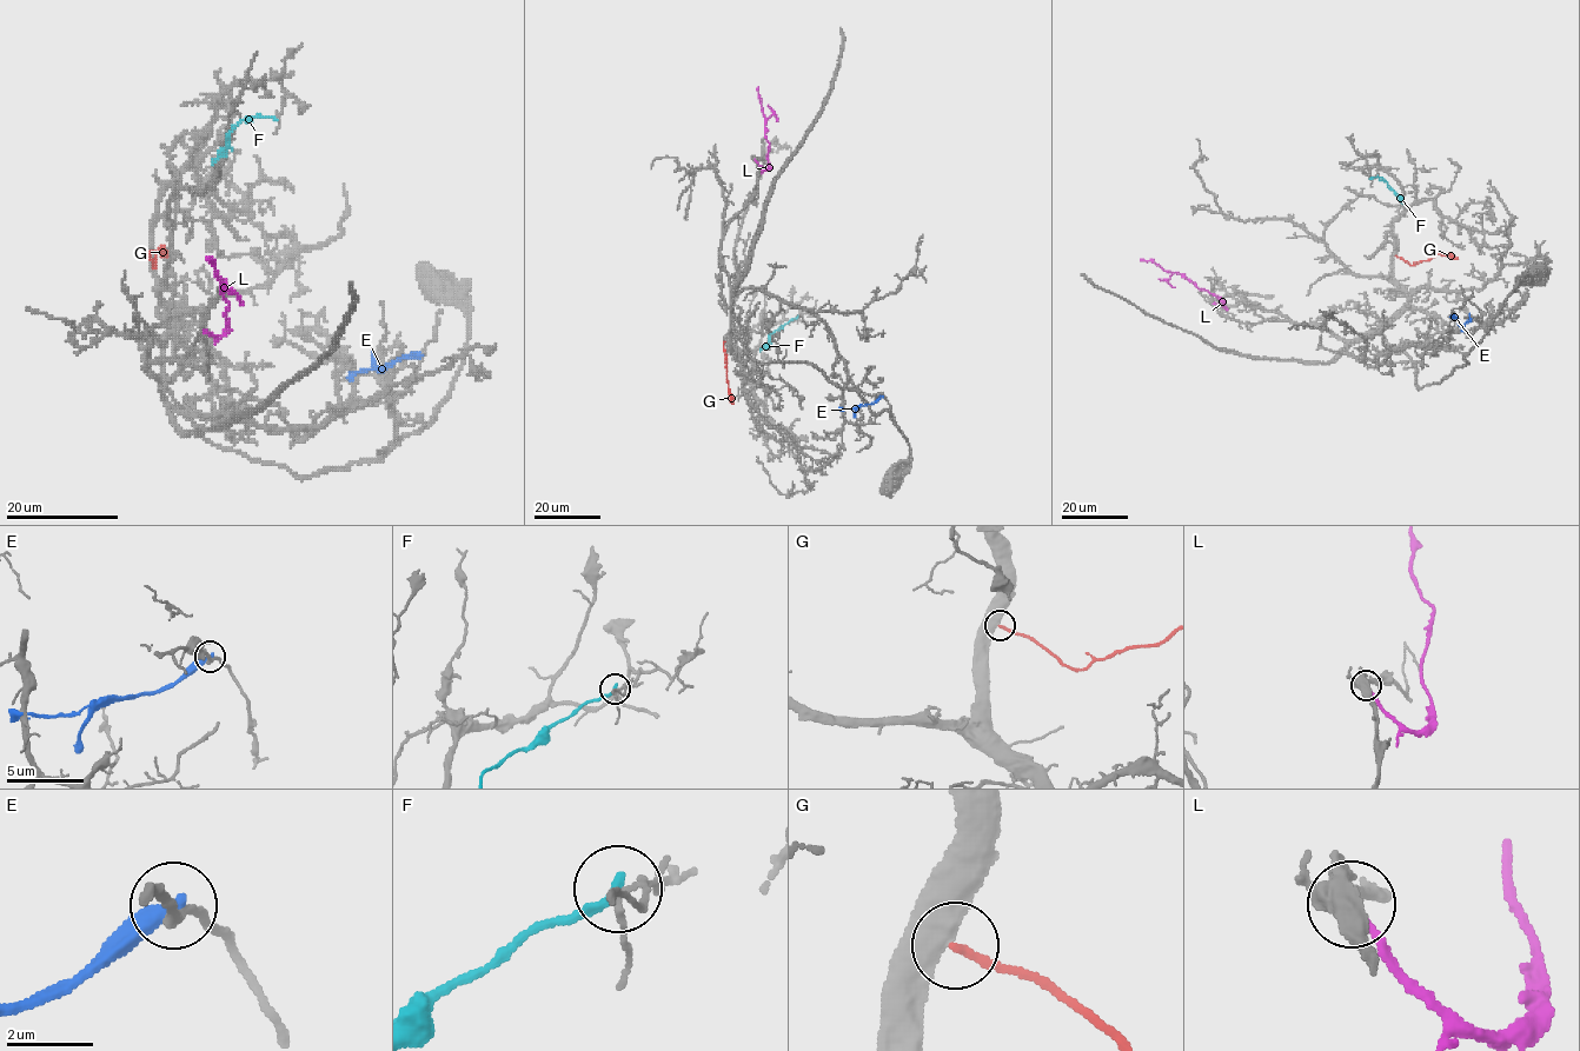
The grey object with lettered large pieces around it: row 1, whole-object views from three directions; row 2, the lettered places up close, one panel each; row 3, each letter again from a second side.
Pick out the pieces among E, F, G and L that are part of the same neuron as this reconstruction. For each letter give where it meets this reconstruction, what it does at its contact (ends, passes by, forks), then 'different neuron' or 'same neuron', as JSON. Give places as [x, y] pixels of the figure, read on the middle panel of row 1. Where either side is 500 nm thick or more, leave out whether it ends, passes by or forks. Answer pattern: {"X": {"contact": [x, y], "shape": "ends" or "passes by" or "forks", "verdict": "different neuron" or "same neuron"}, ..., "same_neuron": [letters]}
{"E": {"contact": [882, 397], "shape": "ends", "verdict": "different neuron"}, "F": {"contact": [797, 317], "shape": "ends", "verdict": "different neuron"}, "G": {"contact": [724, 341], "shape": "ends", "verdict": "different neuron"}, "L": {"contact": [755, 160], "shape": "ends", "verdict": "same neuron"}, "same_neuron": ["L"]}

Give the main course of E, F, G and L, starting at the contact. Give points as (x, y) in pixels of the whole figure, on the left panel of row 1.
E: (420, 356), (362, 370), (350, 377), (353, 381)
F: (276, 119), (251, 115), (240, 120), (227, 134), (226, 146), (212, 165)
G: (151, 252), (153, 267), (159, 248), (166, 255)
L: (204, 332), (223, 334), (230, 305), (223, 297), (221, 279), (208, 258)

